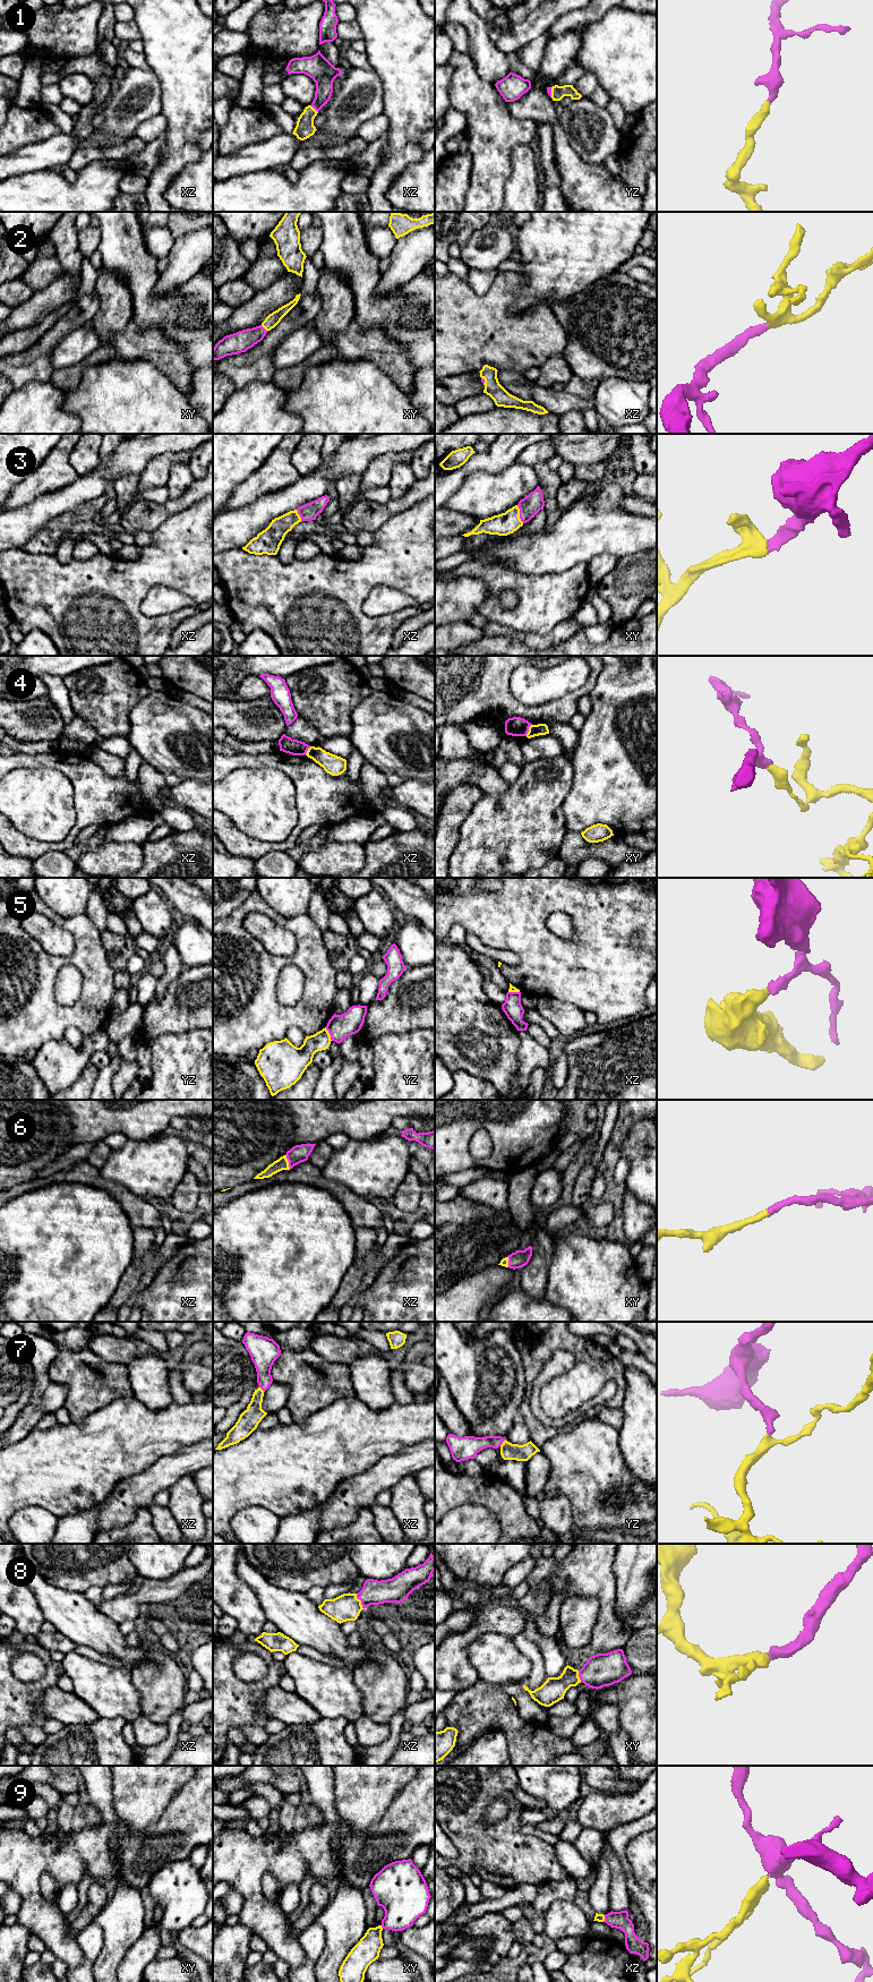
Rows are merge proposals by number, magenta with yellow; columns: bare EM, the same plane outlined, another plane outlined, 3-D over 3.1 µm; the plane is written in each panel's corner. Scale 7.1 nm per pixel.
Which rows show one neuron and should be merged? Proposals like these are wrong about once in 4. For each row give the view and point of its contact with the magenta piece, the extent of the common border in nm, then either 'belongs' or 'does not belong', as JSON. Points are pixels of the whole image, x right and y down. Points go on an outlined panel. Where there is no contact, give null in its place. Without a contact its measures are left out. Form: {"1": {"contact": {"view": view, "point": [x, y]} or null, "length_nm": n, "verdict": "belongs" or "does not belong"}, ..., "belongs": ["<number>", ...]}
{"1": {"contact": {"view": "xz", "point": [314, 108]}, "length_nm": 70, "verdict": "belongs"}, "2": {"contact": {"view": "xy", "point": [263, 327]}, "length_nm": 70, "verdict": "belongs"}, "3": {"contact": {"view": "xy", "point": [520, 514]}, "length_nm": 140, "verdict": "belongs"}, "4": {"contact": {"view": "xy", "point": [528, 729]}, "length_nm": 100, "verdict": "does not belong"}, "5": {"contact": {"view": "yz", "point": [330, 1034]}, "length_nm": 110, "verdict": "does not belong"}, "6": {"contact": {"view": "xz", "point": [289, 1161]}, "length_nm": 110, "verdict": "belongs"}, "7": {"contact": {"view": "yz", "point": [502, 1443]}, "length_nm": 60, "verdict": "belongs"}, "8": {"contact": {"view": "xz", "point": [361, 1602]}, "length_nm": 120, "verdict": "belongs"}, "9": {"contact": {"view": "xy", "point": [382, 1927]}, "length_nm": 30, "verdict": "belongs"}, "belongs": ["1", "2", "3", "6", "7", "8", "9"]}

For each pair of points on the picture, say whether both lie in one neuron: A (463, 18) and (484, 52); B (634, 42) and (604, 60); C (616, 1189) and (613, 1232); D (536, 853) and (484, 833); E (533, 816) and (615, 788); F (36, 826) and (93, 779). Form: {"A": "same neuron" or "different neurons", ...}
{"A": "same neuron", "B": "same neuron", "C": "same neuron", "D": "same neuron", "E": "different neurons", "F": "different neurons"}

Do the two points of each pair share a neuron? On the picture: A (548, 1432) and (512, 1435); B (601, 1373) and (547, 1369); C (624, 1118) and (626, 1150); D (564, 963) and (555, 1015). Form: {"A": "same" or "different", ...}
{"A": "different", "B": "different", "C": "different", "D": "different"}

